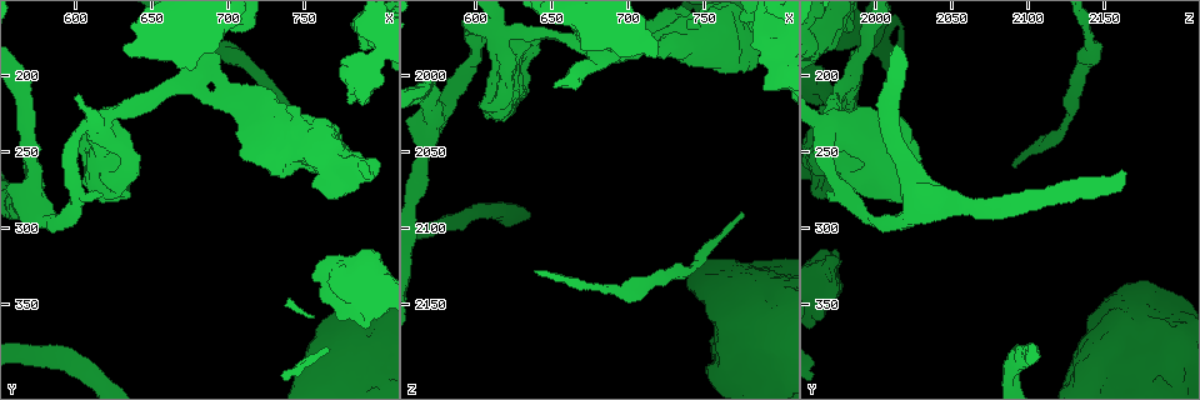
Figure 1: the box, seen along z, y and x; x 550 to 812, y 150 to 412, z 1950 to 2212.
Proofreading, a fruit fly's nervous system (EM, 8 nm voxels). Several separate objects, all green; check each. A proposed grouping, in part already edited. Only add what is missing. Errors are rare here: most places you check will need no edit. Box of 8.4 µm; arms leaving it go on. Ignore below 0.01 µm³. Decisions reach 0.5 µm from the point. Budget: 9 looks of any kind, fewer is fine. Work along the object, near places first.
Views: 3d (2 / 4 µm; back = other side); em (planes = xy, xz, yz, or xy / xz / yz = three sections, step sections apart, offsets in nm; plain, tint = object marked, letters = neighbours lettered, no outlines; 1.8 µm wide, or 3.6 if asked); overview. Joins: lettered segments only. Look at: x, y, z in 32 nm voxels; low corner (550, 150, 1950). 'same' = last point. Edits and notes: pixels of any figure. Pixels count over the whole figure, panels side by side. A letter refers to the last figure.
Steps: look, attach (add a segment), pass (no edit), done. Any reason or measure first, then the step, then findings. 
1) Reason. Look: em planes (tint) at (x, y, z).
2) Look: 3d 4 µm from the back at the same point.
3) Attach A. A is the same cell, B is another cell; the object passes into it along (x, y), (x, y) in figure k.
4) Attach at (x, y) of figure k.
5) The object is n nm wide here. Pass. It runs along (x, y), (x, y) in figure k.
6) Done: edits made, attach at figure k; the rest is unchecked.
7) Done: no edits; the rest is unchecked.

Abrupt turn. Look: 3d 2 µm at (614, 234, 1972).

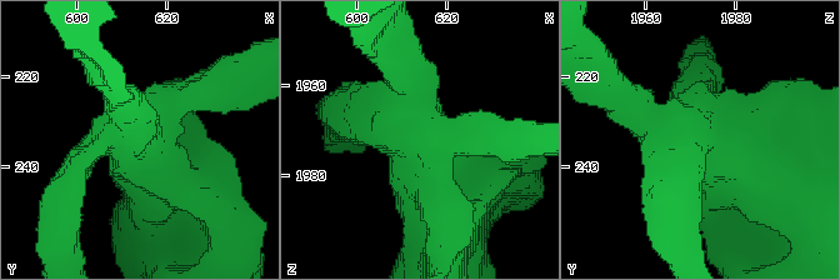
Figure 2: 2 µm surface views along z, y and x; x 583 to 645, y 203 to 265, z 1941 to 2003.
Look: em planes (letters) at (614, 232, 1970).

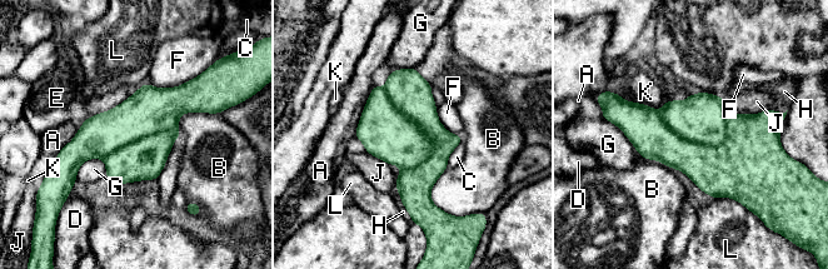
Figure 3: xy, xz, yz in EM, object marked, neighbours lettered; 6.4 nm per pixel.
The longest contact is with A, 360 nm. Pass. A, B, C, D, E, F, G, H, J, K and L are other cells; a border runs along (196, 76), (165, 88), (149, 83) in figure 3; no lettered segment goes on from it.

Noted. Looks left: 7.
Touches itself. Look: em 3.6 µm planes (tint) at (678, 206, 1984).

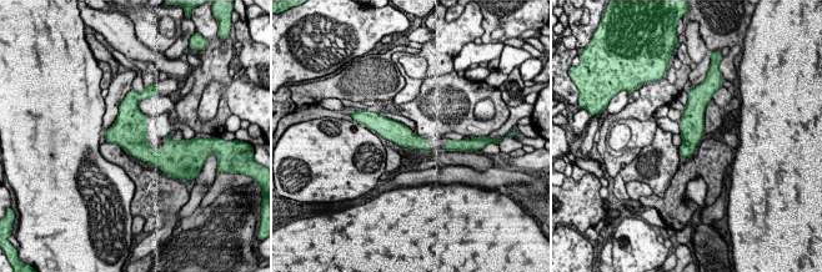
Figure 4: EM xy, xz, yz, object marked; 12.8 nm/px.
Look: em 3.6 µm planes (letters) at the same point.

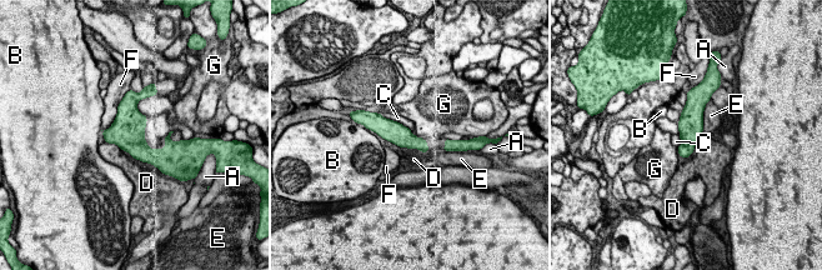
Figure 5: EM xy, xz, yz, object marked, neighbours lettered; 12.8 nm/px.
The object is 280 nm wide here; the longest contact is with F, 550 nm. Pass. A, B, C, D, E, F and G are other cells; none of them fits.

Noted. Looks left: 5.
End of a long branch. Look: em planes (letters) at (776, 258, 2088).

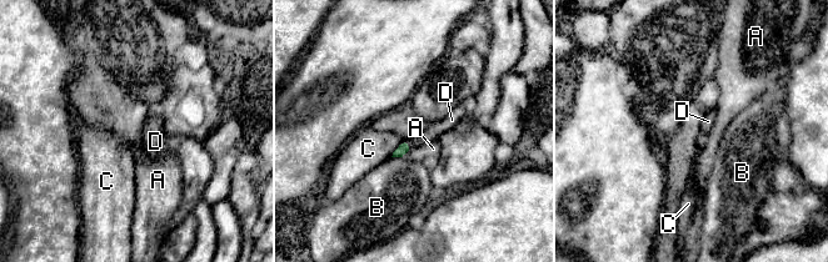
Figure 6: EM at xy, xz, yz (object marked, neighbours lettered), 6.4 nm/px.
Attach D. D is the same cell, A, B and C are other cells; the object passes into it along (404, 147), (408, 144), (434, 130) in figure 6; the neuron continues.

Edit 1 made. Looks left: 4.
Look: em planes (letters) at (778, 220, 1968).

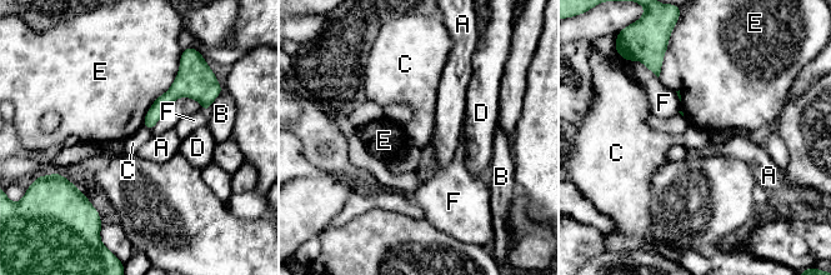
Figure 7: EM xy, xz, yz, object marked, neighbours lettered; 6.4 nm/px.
Pass. A, B, C, D, E and F are other cells; none of them fits.

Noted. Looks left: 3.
Done: edits made, attach at figure 6; the rest is unchecked.

